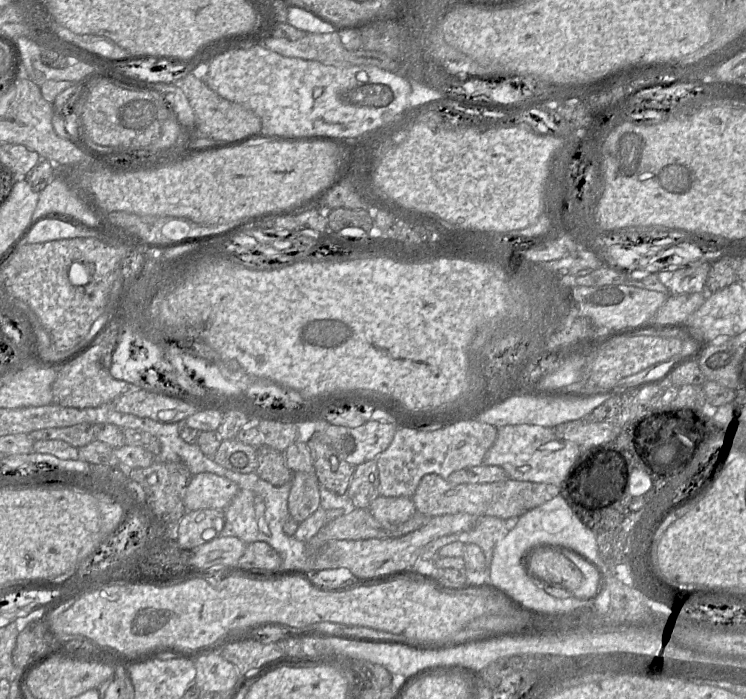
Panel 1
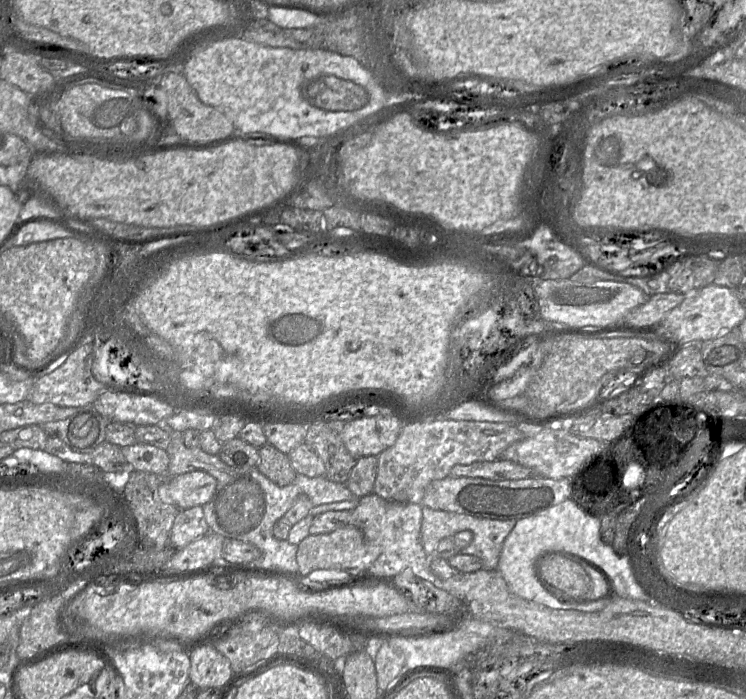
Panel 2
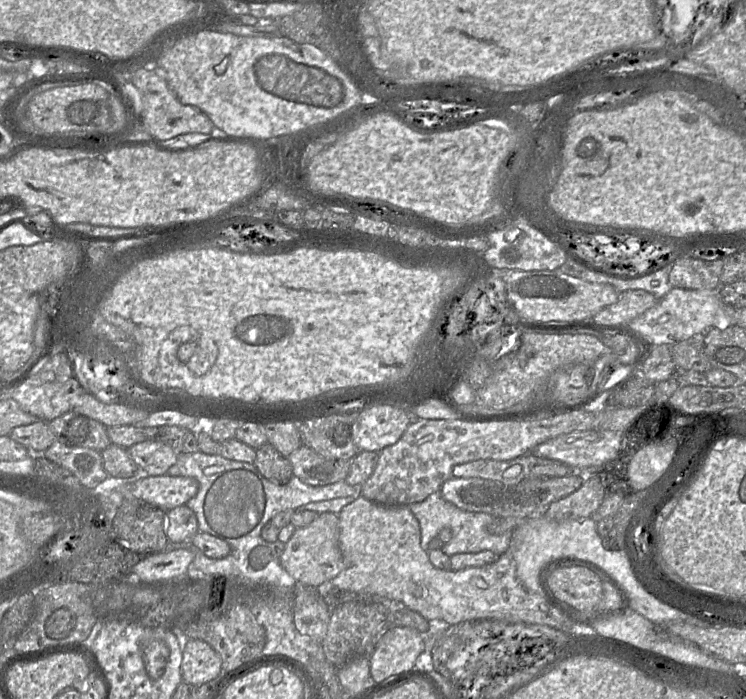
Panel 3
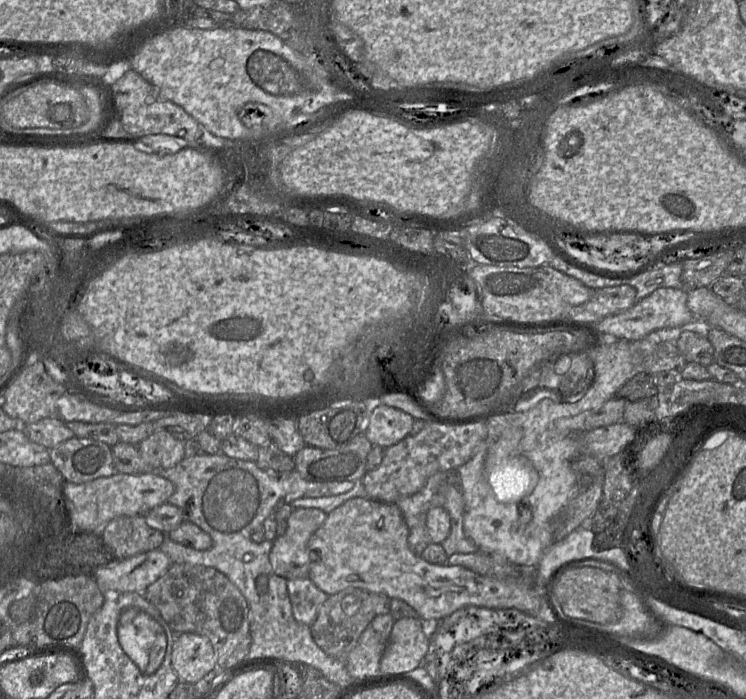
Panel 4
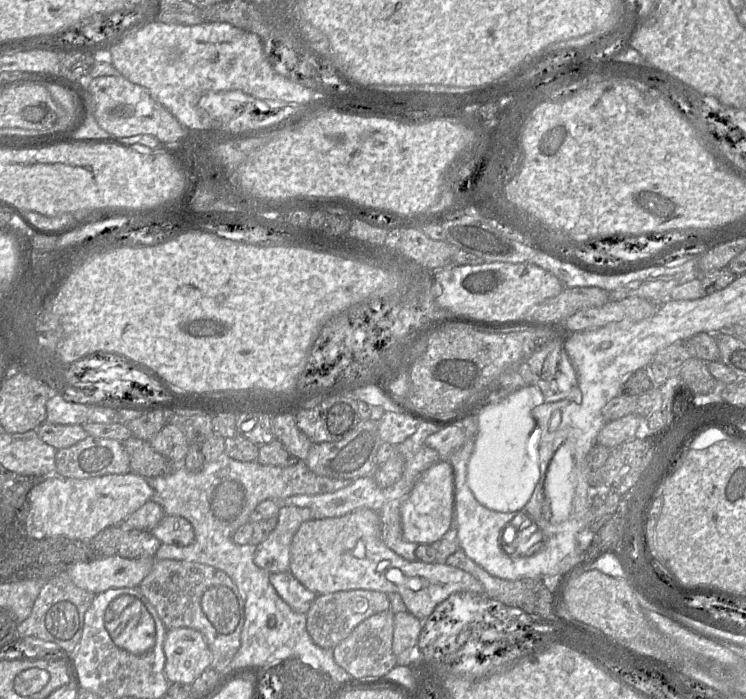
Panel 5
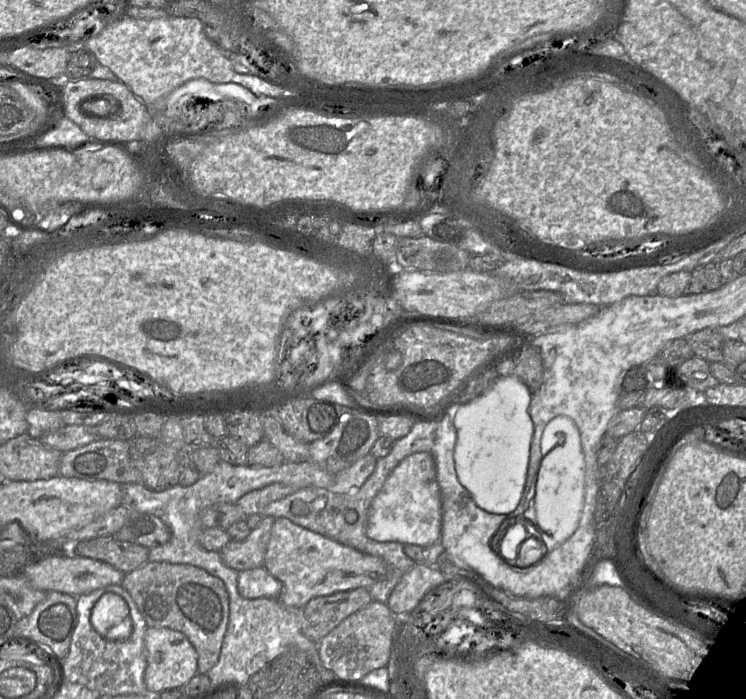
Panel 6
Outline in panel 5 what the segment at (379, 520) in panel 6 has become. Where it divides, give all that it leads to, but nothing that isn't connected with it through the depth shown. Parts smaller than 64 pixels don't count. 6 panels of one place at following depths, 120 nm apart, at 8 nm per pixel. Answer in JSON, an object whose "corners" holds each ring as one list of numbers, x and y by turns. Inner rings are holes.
{"corners":[[448,460,423,472,400,507,403,538,416,544,436,544,453,521,454,491,454,471]]}

